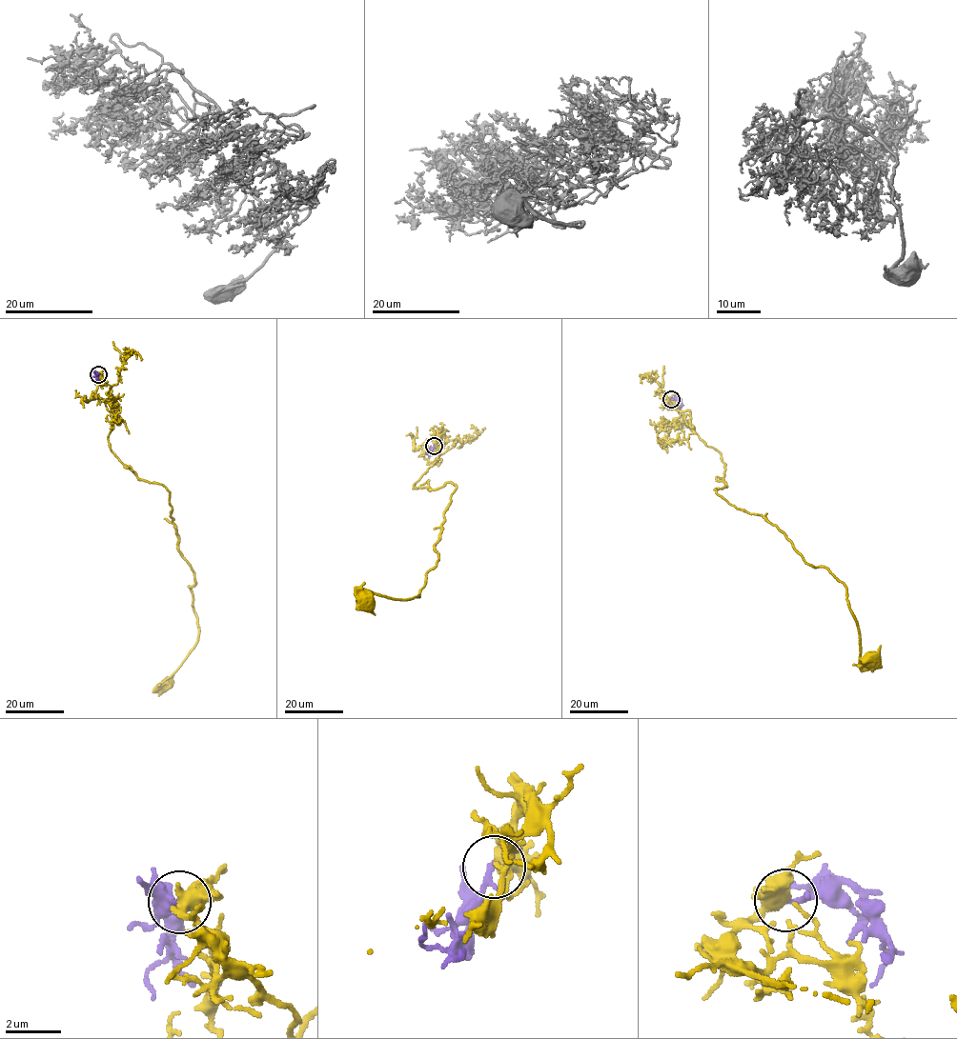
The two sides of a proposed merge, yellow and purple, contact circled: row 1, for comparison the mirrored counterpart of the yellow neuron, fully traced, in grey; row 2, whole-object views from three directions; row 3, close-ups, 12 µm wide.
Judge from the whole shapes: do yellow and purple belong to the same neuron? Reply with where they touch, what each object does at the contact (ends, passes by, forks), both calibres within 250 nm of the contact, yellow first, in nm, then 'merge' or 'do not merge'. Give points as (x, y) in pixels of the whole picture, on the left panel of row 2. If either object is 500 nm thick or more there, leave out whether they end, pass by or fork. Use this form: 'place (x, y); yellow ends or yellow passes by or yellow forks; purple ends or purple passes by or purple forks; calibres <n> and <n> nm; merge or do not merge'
place (98, 374); yellow passes by; purple ends; calibres 460 and 220 nm; merge

